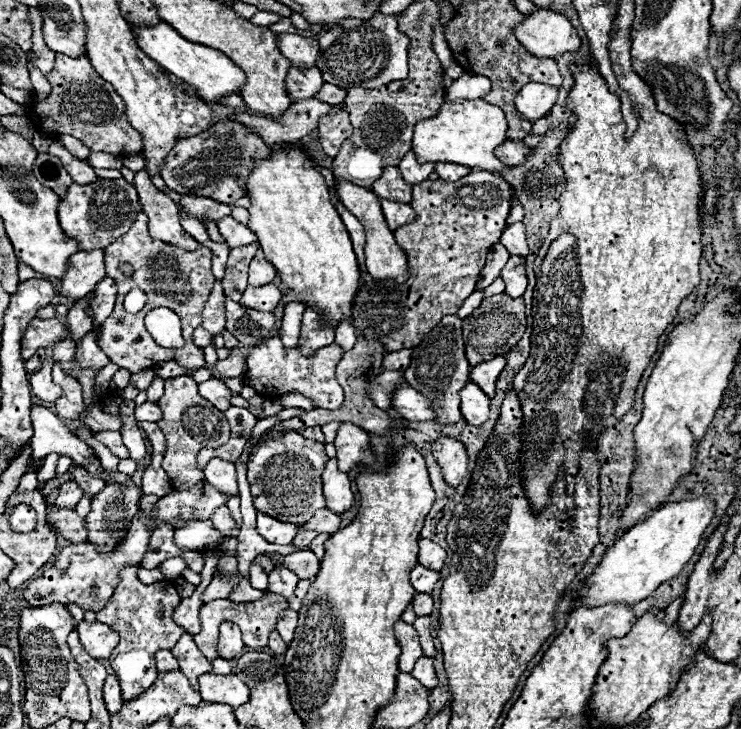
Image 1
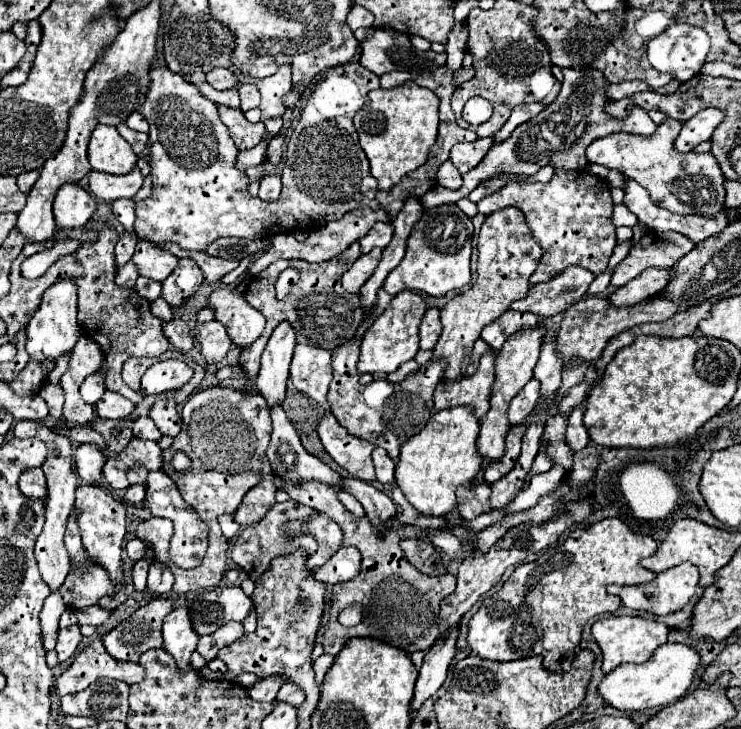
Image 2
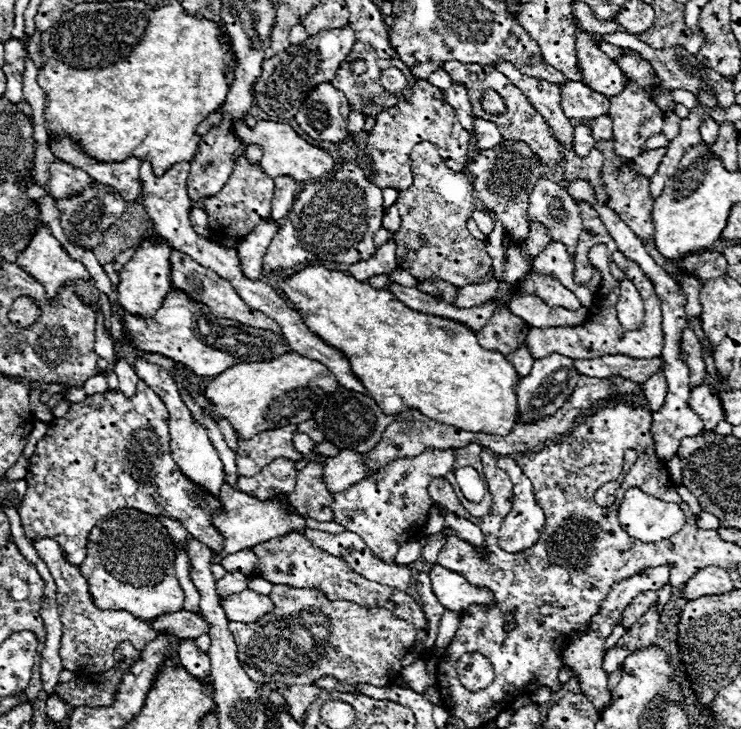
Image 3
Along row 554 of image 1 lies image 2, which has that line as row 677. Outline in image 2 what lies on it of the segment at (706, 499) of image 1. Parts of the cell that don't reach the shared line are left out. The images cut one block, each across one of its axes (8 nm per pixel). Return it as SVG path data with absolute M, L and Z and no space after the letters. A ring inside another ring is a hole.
M662 644L656 654L644 664L620 664L612 672L608 672L598 684L598 696L606 706L612 706L622 712L638 712L654 706L668 706L680 700L688 686L692 684L692 676L698 668L700 656L694 648L686 644Z

